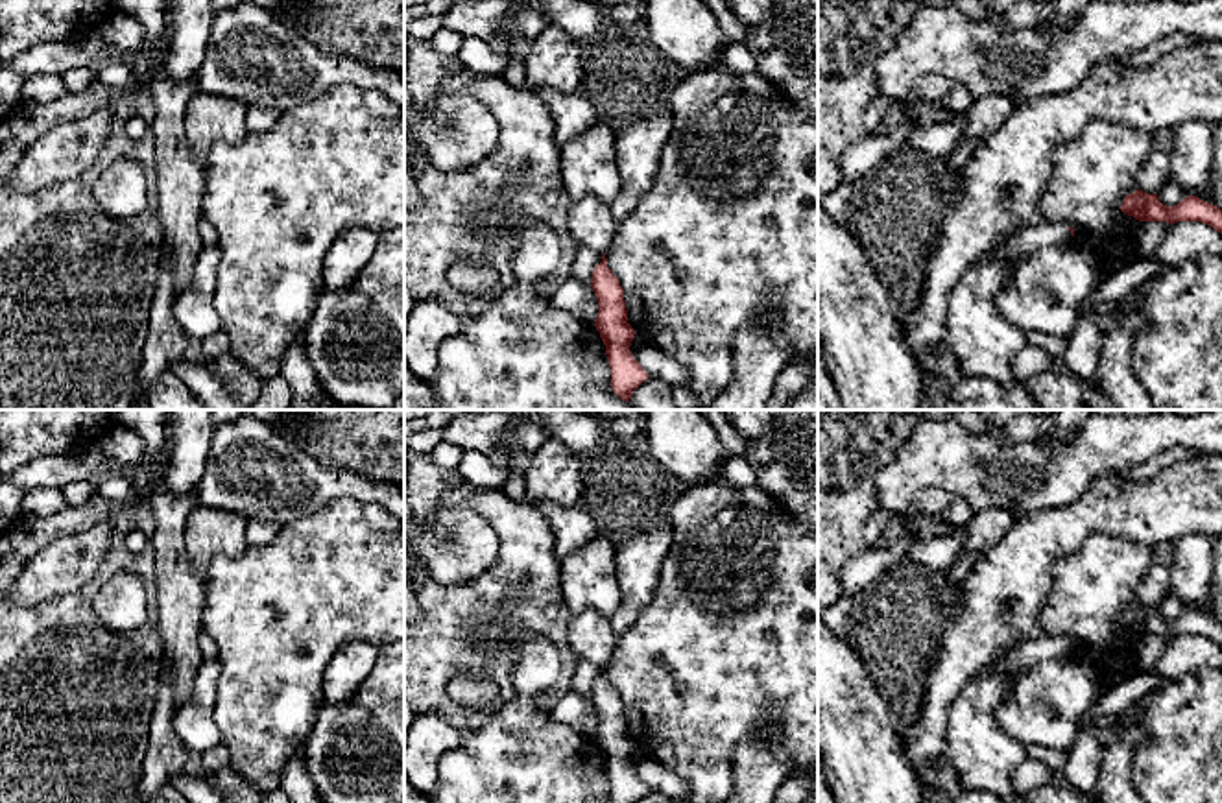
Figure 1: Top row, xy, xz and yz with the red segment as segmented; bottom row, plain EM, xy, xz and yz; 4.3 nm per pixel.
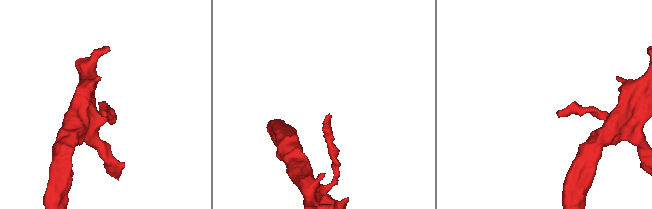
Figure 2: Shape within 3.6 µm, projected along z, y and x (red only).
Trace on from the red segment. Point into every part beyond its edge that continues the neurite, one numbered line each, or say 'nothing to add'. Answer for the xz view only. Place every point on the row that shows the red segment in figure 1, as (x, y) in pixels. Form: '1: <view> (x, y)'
nothing to add

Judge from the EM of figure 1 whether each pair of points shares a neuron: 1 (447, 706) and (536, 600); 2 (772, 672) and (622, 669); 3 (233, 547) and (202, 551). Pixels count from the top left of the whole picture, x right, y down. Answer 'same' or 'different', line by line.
1: same
2: same
3: same

